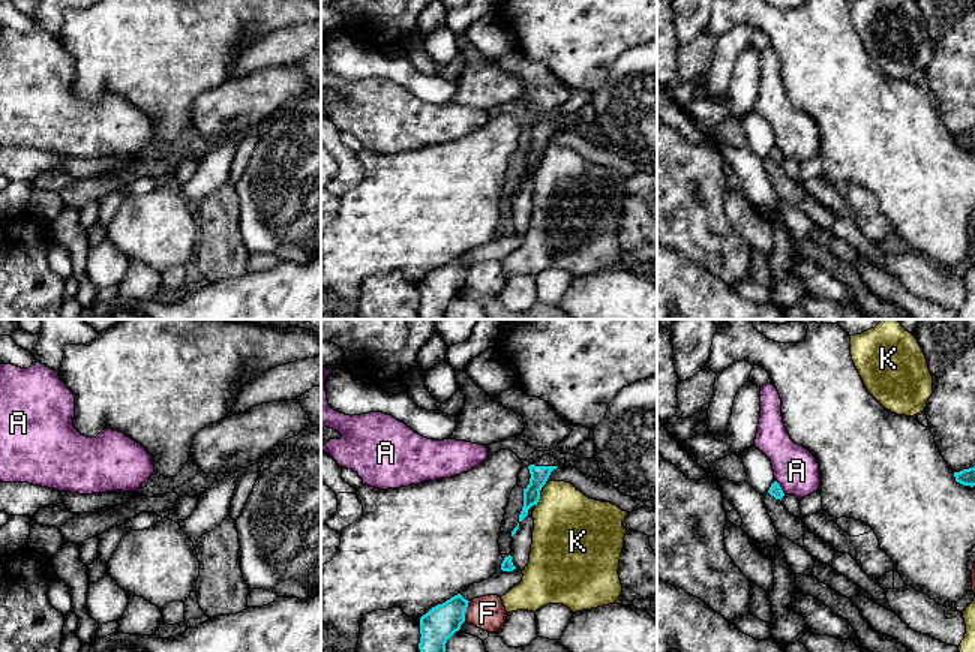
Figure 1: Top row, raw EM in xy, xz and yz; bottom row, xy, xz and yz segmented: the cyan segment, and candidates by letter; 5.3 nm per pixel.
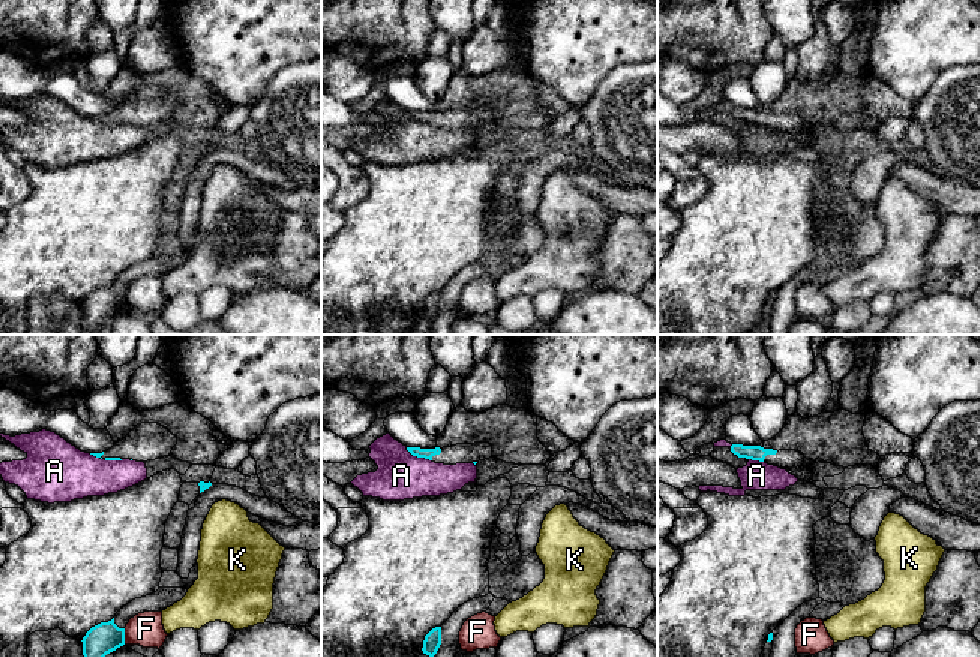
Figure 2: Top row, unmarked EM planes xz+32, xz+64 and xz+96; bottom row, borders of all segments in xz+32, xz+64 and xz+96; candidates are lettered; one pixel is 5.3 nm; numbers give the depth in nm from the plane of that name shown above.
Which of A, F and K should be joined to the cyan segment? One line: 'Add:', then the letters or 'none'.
Add: none

